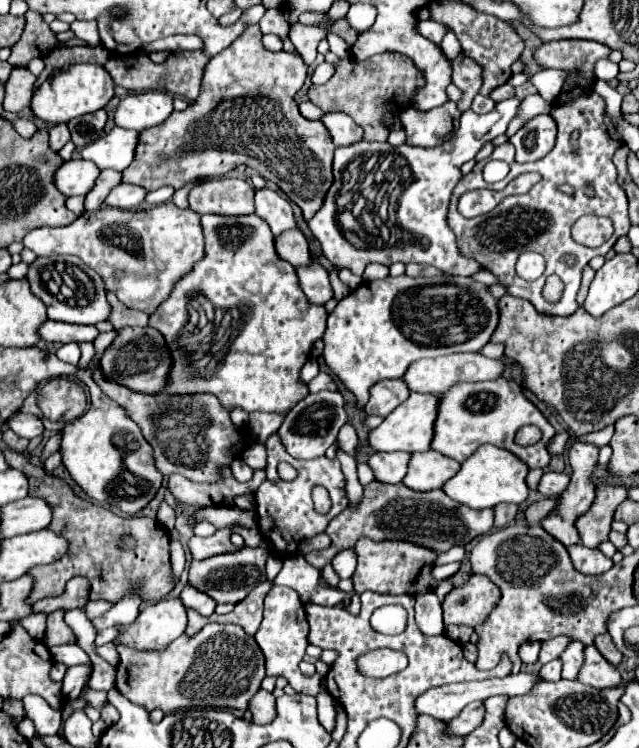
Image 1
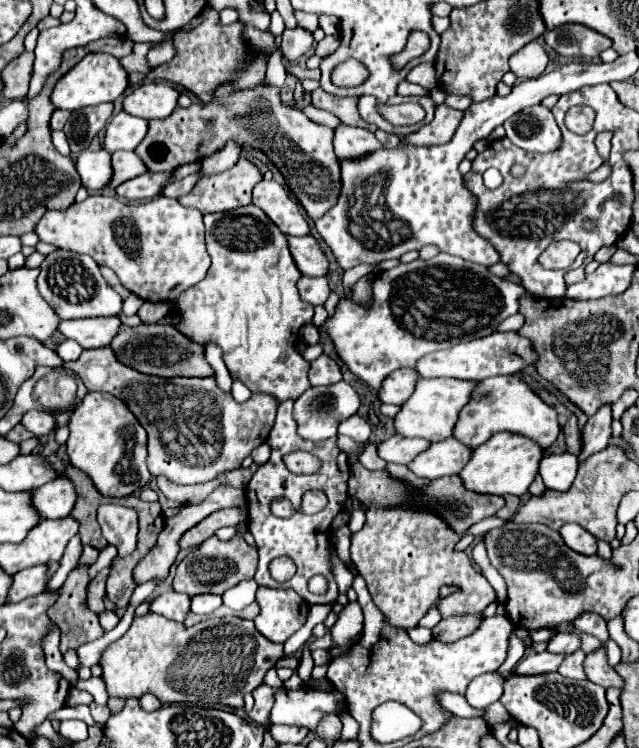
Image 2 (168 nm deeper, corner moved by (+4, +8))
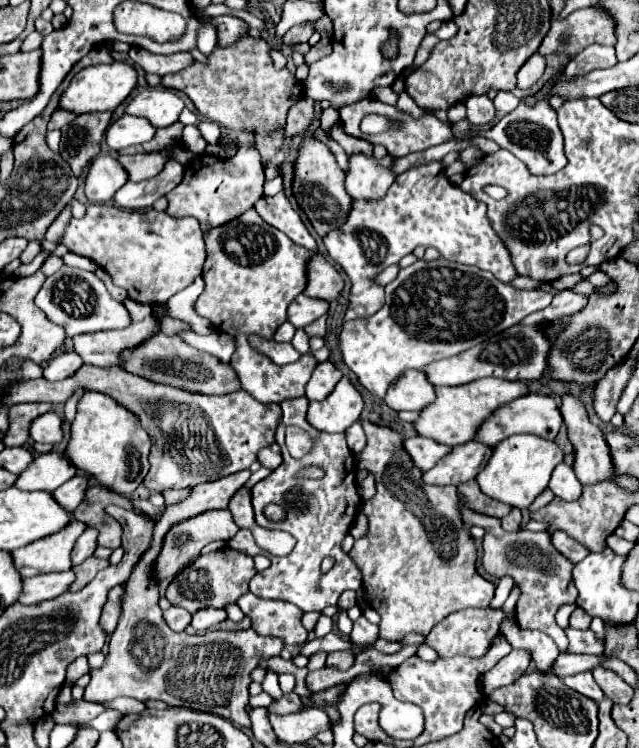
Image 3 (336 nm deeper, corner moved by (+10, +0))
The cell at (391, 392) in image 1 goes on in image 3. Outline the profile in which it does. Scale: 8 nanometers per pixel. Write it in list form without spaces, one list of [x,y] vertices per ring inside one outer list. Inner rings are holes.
[[[420,370],[404,372],[392,388],[388,388],[384,402],[392,410],[422,410],[434,400],[434,386]]]

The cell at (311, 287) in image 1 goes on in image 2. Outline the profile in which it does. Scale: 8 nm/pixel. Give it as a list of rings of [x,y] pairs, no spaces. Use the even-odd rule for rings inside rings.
[[[302,276],[298,280],[298,294],[304,302],[308,302],[312,306],[324,304],[330,296],[328,280],[326,278],[306,278],[306,276]]]

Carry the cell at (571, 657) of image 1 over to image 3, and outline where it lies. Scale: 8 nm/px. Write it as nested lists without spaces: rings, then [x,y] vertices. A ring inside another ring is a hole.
[[[582,672],[582,674],[574,674],[574,676],[564,676],[562,682],[568,688],[572,688],[572,690],[576,690],[576,692],[580,692],[580,694],[596,700],[596,702],[600,702],[604,698],[604,692],[600,692],[600,688],[594,682],[594,678],[592,678],[590,672]]]

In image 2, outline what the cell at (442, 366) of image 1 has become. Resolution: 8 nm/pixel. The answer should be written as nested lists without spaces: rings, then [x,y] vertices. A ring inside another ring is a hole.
[[[494,332],[490,336],[458,344],[454,348],[448,348],[446,352],[432,352],[430,356],[424,356],[418,360],[416,370],[422,378],[460,378],[460,380],[484,380],[488,376],[500,376],[500,374],[516,374],[532,364],[536,364],[538,354],[532,348],[532,342],[518,332]]]

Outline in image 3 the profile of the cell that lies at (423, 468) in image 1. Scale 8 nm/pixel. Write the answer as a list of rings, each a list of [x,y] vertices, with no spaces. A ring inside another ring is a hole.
[[[468,442],[452,448],[444,460],[438,460],[436,468],[430,468],[422,474],[424,484],[436,484],[436,486],[458,486],[462,482],[472,480],[488,462],[492,454],[492,448],[480,444],[480,442]]]

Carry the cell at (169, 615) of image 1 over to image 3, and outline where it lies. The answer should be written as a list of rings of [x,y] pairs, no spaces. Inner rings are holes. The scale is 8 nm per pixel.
[[[170,606],[170,608],[164,612],[164,620],[166,620],[166,624],[168,624],[174,632],[182,632],[182,630],[190,624],[192,616],[190,616],[190,612],[184,610],[184,608]]]

